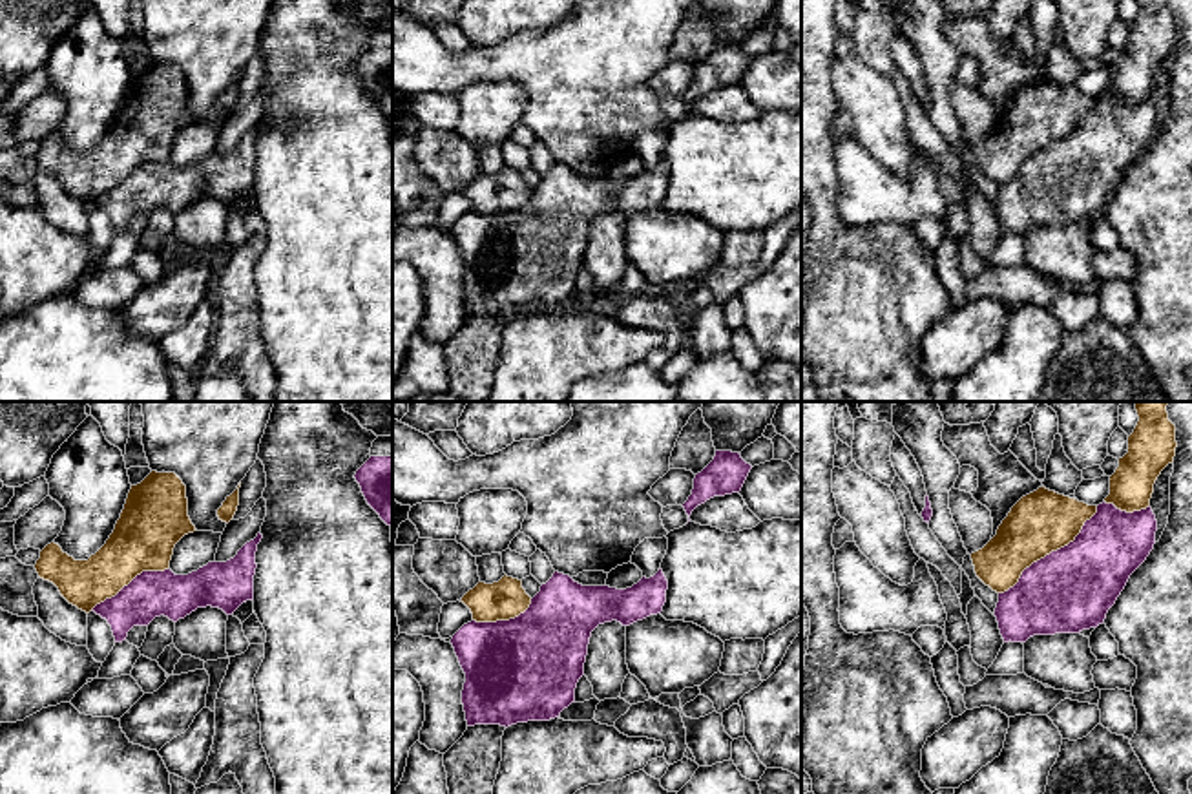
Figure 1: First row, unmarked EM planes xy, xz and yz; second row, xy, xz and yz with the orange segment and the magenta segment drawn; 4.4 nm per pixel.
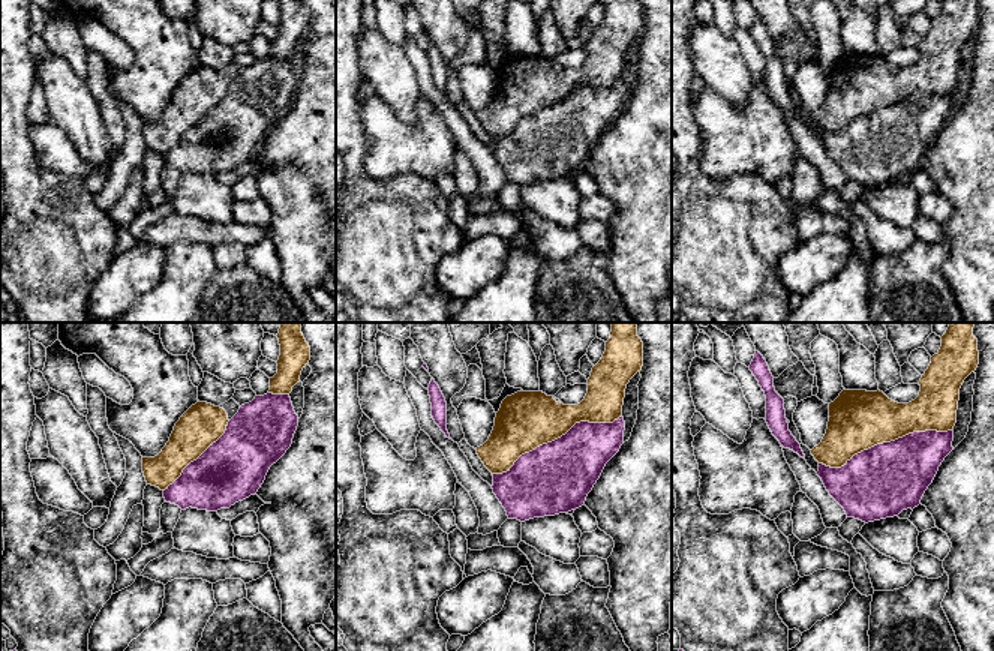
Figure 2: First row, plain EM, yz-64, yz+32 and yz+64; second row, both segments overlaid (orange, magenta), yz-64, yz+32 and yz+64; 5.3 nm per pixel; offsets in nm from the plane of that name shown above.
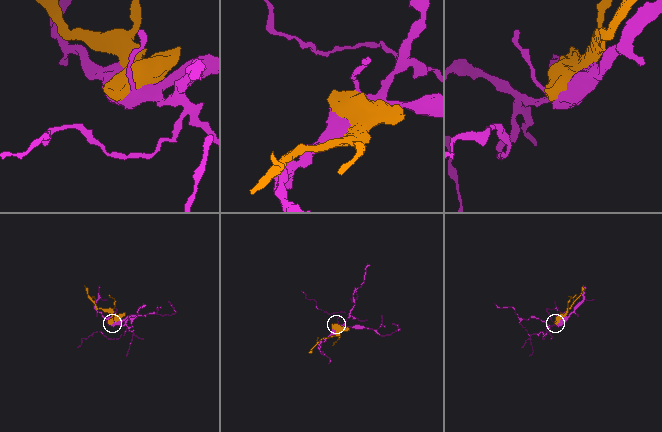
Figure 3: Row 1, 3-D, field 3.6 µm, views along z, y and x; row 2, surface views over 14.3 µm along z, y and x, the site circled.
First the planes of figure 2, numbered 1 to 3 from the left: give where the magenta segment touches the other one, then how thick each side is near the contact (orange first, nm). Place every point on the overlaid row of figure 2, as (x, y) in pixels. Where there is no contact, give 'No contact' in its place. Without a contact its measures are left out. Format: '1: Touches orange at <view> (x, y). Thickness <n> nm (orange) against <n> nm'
1: Touches orange at yz-64 (195, 459). Thickness 220 nm (orange) against 340 nm
2: Touches orange at yz+32 (556, 438). Thickness 300 nm (orange) against 380 nm
3: Touches orange at yz+64 (885, 441). Thickness 320 nm (orange) against 380 nm

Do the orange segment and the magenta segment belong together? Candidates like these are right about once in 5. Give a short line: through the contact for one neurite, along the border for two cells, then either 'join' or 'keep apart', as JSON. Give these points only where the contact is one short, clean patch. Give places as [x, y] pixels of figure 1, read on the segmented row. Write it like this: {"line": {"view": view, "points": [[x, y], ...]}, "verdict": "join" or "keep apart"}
{"verdict": "keep apart"}

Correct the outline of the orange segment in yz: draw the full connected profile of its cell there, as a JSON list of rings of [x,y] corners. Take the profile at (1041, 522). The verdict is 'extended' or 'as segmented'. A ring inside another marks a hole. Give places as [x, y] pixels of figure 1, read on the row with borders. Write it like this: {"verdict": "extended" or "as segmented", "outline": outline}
{"verdict": "as segmented", "outline": [[[1039,487],[1011,507],[982,549],[971,553],[977,577],[997,593],[1008,591],[1033,562],[1073,542],[1095,513],[1097,506]]]}

